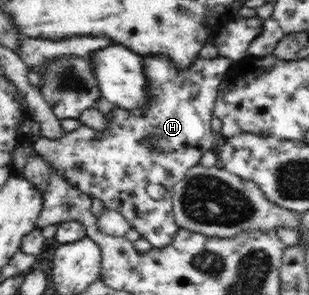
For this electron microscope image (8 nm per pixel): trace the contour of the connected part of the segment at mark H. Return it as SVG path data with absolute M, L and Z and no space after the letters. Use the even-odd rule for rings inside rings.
M144 53L140 60L145 79L143 102L129 108L114 104L114 107L103 115L102 128L80 123L59 138L40 135L32 146L35 153L67 185L92 200L98 199L104 205L104 210L117 211L123 215L128 225L140 234L140 238L150 243L153 249L166 249L172 245L179 230L173 216L174 185L184 177L187 169L199 163L205 151L215 146L218 136L215 135L210 120L214 114L218 86L230 69L232 61L222 55L214 59L198 56L183 67L165 53ZM152 185L160 185L164 189L160 199L154 199L154 195L150 193Z

